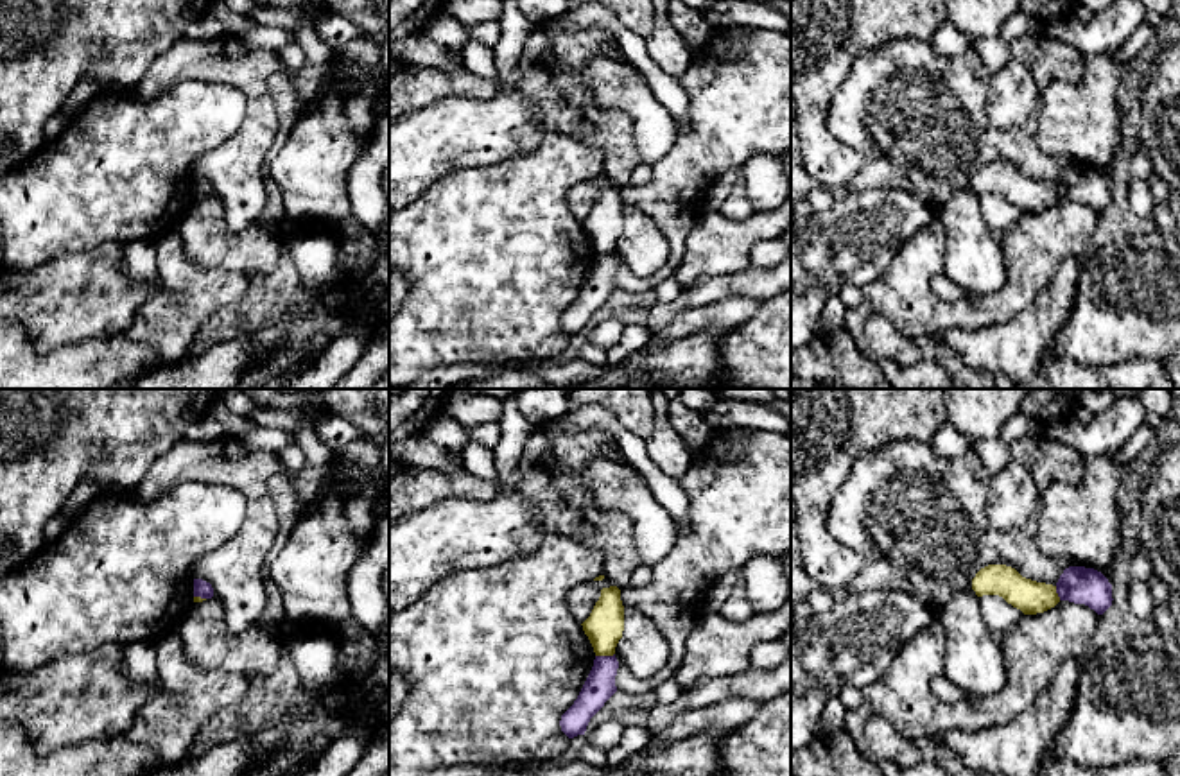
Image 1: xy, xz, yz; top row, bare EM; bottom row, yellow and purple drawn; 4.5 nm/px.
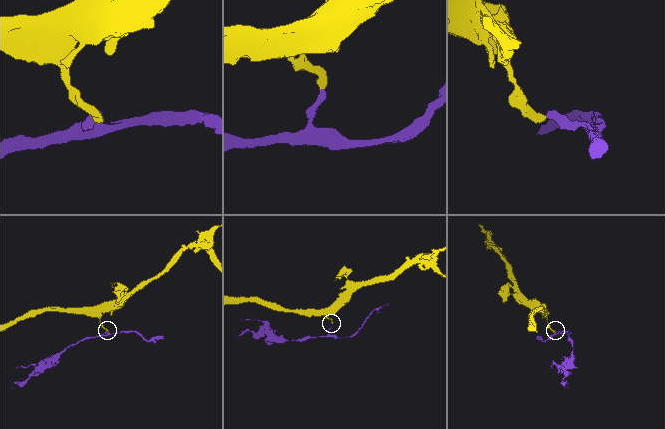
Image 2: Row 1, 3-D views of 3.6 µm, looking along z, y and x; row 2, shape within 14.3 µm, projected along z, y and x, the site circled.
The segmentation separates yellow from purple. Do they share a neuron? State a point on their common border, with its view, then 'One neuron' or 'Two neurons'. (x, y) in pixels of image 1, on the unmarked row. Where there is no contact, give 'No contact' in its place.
Touches yellow at xz (605, 253). Two neurons

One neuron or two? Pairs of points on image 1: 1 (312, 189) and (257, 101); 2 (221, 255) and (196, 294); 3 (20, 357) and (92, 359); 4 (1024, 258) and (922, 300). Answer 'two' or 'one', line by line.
1: two
2: two
3: one
4: one

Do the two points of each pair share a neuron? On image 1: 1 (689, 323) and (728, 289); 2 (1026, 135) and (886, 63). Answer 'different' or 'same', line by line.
1: different
2: same

